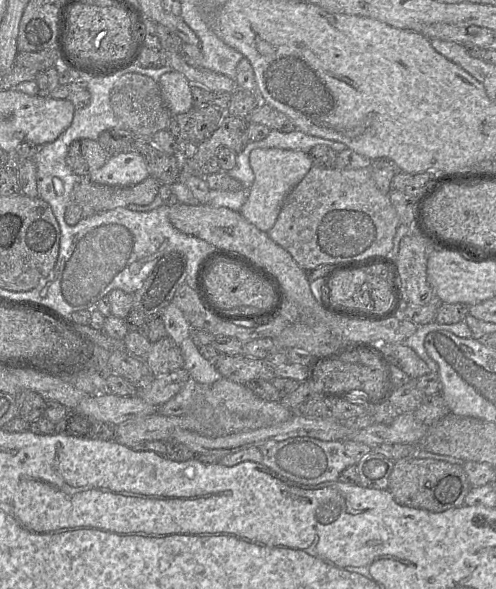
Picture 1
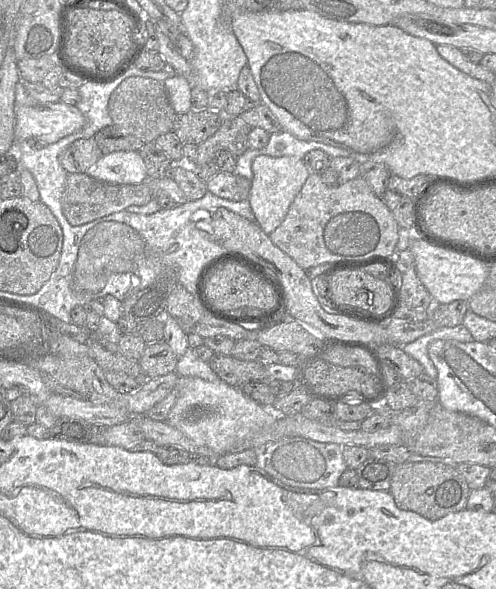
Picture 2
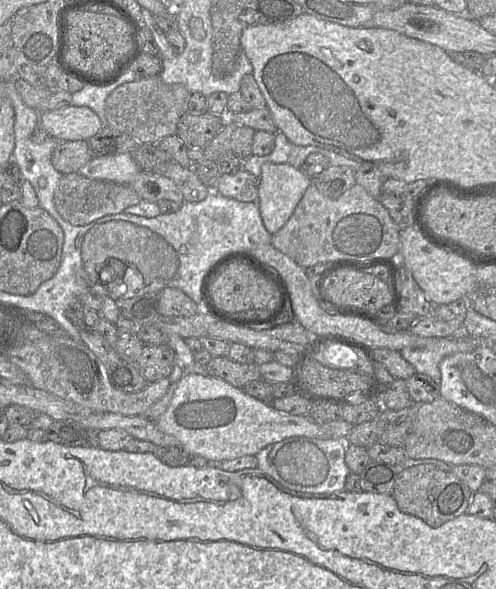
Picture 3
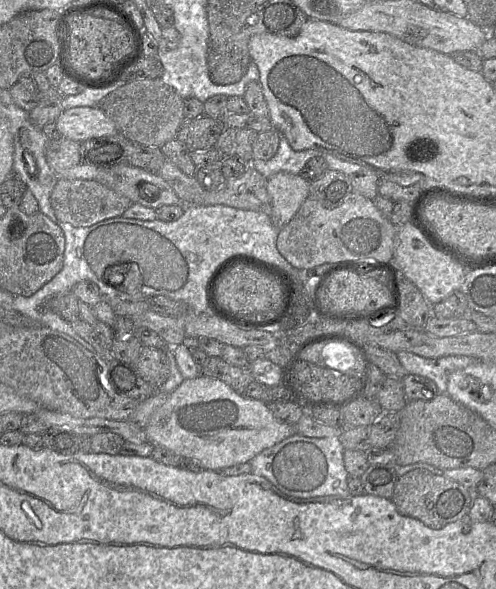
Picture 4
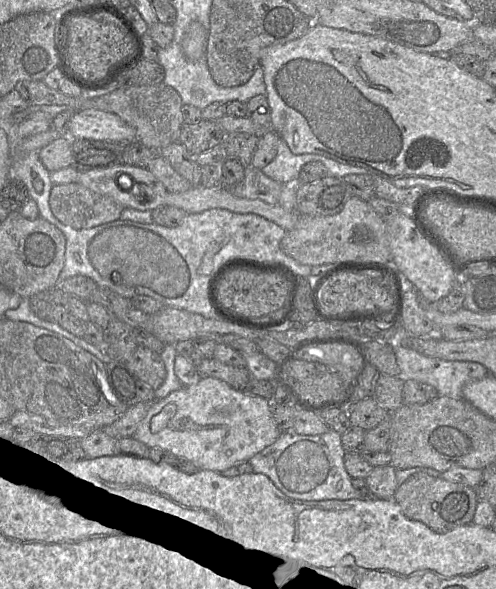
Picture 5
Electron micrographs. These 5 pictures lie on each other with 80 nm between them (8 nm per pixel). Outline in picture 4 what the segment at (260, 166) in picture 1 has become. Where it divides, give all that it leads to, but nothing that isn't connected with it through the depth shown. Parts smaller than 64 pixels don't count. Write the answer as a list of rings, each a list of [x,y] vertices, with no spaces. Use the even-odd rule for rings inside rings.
[[[278,172],[267,179],[273,225],[281,229],[309,197],[309,184],[300,175]]]

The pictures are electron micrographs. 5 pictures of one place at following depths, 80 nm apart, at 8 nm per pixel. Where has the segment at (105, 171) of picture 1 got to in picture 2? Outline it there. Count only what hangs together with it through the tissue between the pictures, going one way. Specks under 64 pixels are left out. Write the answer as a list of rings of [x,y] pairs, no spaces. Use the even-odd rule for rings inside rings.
[[[117,151],[102,155],[86,174],[109,184],[135,185],[148,178],[144,161],[135,151]]]

